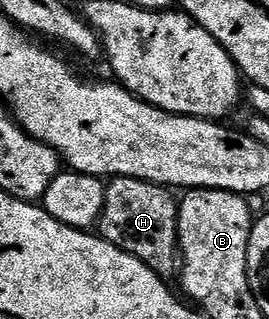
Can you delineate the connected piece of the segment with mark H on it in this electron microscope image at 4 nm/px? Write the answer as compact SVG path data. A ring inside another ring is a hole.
M115 177L106 184L103 215L97 224L102 238L108 239L117 249L145 261L153 273L168 281L181 267L179 253L179 204L168 188L158 183L146 183L143 179Z

